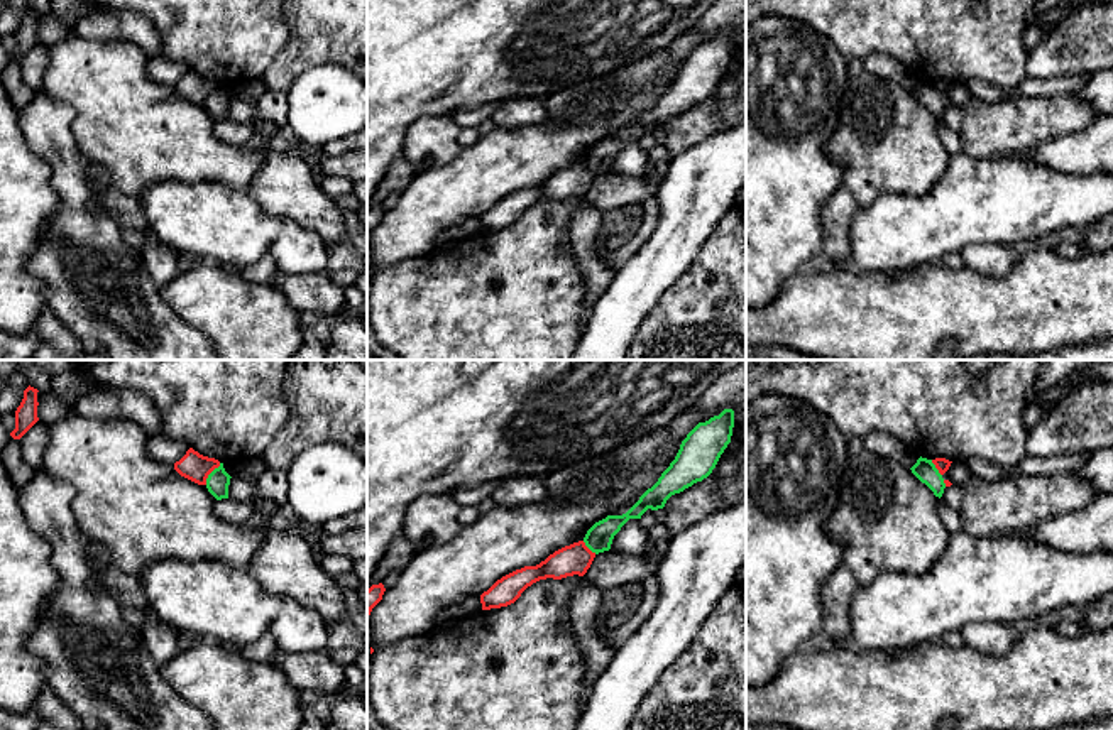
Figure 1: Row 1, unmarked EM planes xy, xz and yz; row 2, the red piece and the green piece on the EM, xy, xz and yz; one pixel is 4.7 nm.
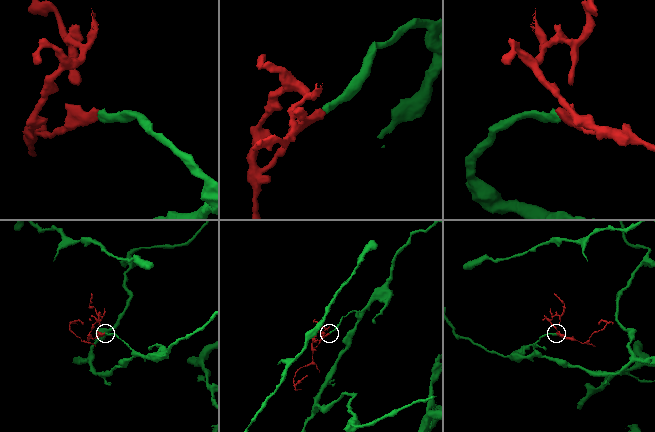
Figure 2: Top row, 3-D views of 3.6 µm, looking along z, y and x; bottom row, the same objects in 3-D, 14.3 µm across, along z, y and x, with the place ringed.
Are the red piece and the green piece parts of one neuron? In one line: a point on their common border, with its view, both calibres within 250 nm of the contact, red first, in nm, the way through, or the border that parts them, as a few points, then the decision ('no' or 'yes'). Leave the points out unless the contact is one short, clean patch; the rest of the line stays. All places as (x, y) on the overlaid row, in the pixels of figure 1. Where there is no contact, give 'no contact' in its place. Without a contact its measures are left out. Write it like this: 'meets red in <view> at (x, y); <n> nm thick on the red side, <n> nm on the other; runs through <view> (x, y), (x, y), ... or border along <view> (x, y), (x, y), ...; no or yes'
meets red in xy at (210, 472); 140 nm thick on the red side, 110 nm on the other; border along xy (220, 463), (205, 484); no

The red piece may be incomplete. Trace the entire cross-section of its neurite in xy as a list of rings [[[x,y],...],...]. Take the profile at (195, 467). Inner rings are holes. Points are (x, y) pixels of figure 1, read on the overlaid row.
[[[189,448],[186,455],[179,461],[174,463],[174,470],[181,477],[198,485],[206,485],[208,475],[218,466],[220,466],[218,460],[203,456],[193,448]]]

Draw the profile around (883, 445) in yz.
[[[873,431],[863,438],[864,449],[888,460],[895,460],[907,468],[912,468],[920,455],[908,448],[893,434]]]

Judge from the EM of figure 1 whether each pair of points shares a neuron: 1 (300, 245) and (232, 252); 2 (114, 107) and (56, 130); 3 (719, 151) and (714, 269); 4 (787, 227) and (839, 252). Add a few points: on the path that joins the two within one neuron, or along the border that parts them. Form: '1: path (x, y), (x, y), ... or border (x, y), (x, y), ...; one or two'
1: path (283, 240), (278, 237), (249, 237); one
2: border (44, 95), (73, 108), (71, 136), (88, 161); two
3: border (728, 210), (694, 261); two
4: border (822, 203), (821, 254); two

